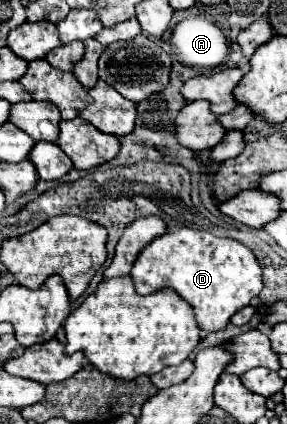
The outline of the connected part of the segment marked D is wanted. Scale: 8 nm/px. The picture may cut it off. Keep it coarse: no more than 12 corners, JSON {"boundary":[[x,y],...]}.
{"boundary":[[195,229],[157,237],[129,277],[225,329],[263,289],[249,247]]}

